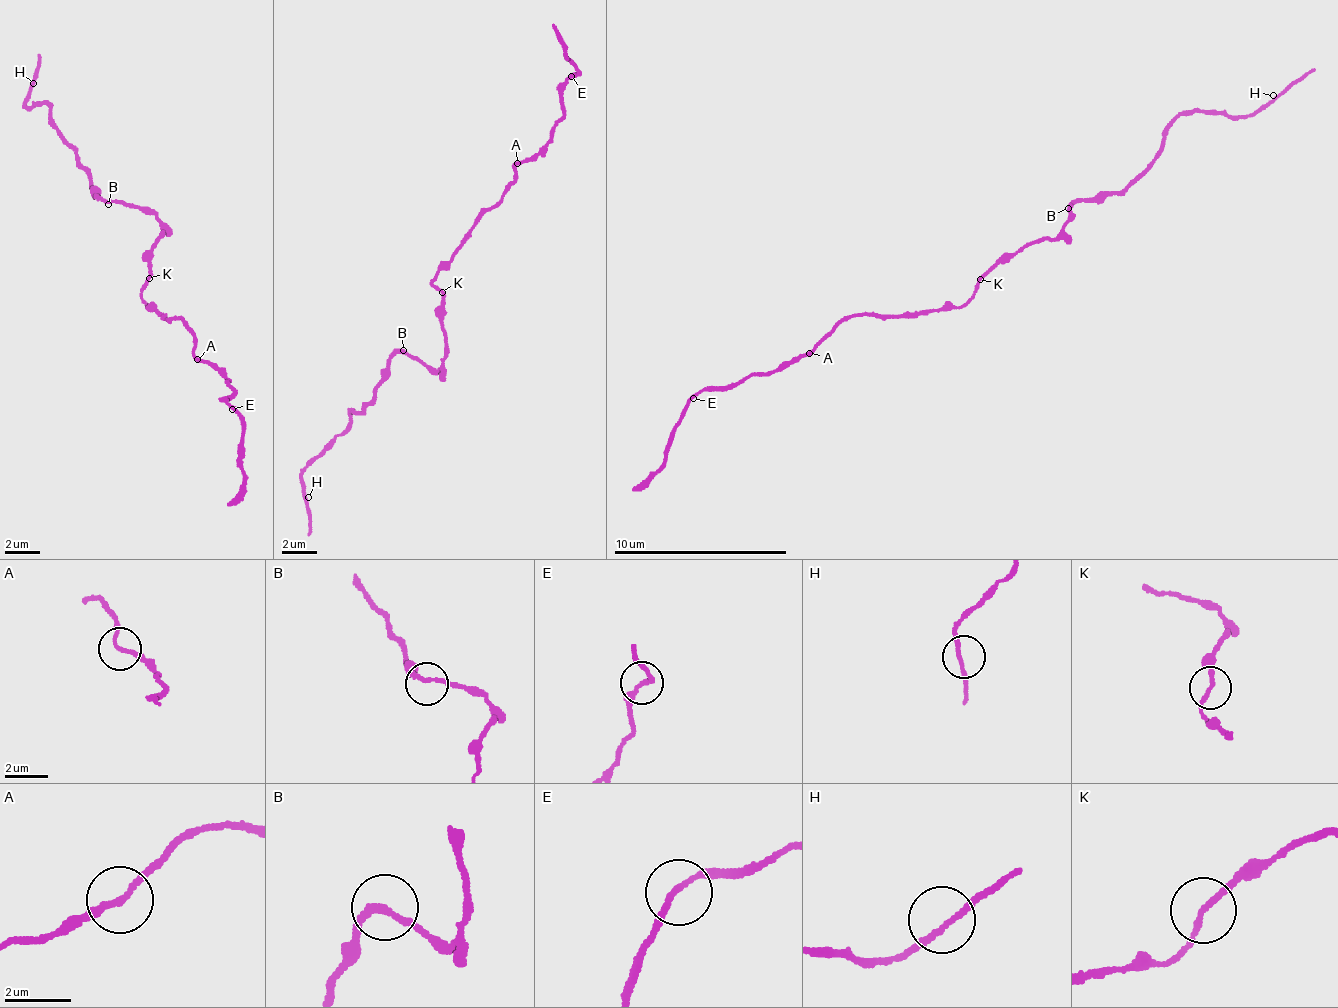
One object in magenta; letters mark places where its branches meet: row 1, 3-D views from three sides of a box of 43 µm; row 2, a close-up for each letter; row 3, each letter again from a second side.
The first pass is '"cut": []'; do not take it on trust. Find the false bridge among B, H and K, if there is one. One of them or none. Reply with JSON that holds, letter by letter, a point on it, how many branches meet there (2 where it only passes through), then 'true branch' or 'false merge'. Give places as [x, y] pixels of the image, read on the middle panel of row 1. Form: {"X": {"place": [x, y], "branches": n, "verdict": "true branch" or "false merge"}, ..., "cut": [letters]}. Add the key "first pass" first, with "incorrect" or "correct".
{"first pass": "correct", "B": {"place": [403, 350], "branches": 2, "verdict": "true branch"}, "H": {"place": [308, 497], "branches": 2, "verdict": "true branch"}, "K": {"place": [442, 292], "branches": 2, "verdict": "true branch"}, "cut": []}

